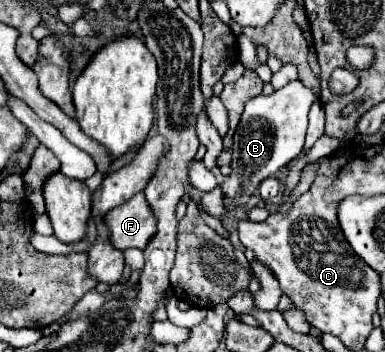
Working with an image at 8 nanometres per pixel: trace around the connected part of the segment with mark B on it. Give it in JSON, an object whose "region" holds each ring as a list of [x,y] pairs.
{"region":[[[289,82],[287,86],[275,90],[271,96],[255,96],[245,104],[243,118],[233,136],[233,162],[231,176],[221,184],[221,190],[235,204],[245,206],[245,196],[253,194],[253,190],[269,176],[277,174],[285,164],[299,156],[305,144],[307,132],[307,114],[311,104],[315,102],[313,92],[303,86],[303,82]]]}

